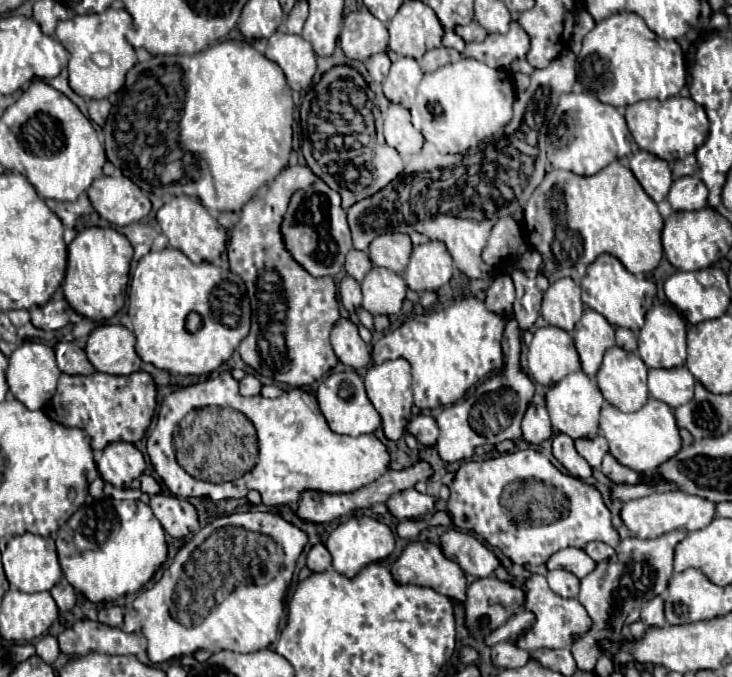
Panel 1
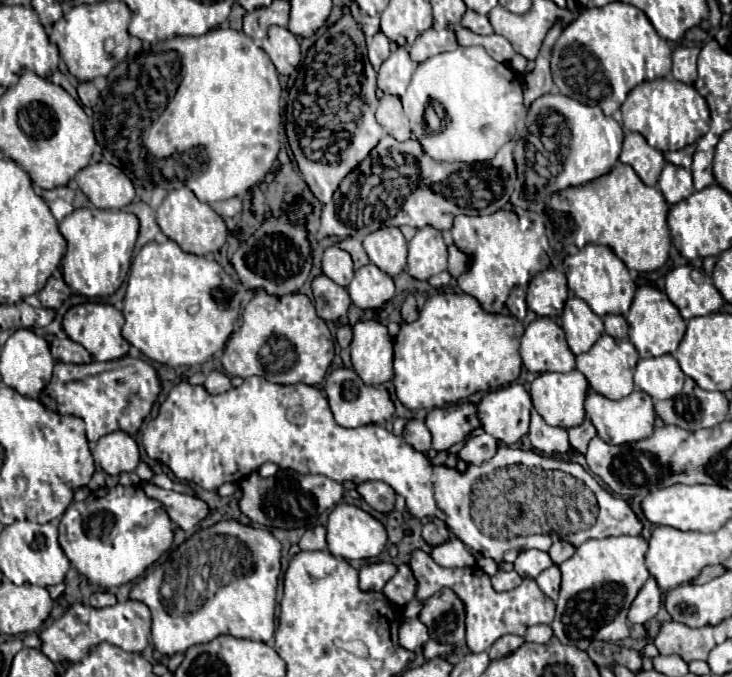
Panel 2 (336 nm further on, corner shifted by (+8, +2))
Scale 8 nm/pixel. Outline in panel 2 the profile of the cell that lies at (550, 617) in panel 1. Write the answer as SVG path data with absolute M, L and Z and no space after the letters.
M414 550L410 554L410 562L408 564L410 564L410 568L414 572L414 578L416 578L416 598L418 600L426 600L426 598L432 596L432 592L438 592L442 586L448 586L464 602L464 608L466 608L466 644L468 644L468 648L472 652L486 652L504 634L524 636L524 632L526 632L528 626L534 626L534 624L550 624L554 620L554 602L538 588L536 580L532 580L532 578L524 578L522 584L516 590L498 594L498 592L494 592L488 574L478 566L452 569L442 568L426 552L422 552L422 550Z

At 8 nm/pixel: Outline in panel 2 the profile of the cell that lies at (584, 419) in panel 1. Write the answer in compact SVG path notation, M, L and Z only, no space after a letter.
M544 372L538 374L530 386L530 396L532 396L532 404L538 410L538 414L544 418L546 424L550 426L560 426L560 428L572 428L578 426L584 420L584 398L588 392L588 380L578 372Z

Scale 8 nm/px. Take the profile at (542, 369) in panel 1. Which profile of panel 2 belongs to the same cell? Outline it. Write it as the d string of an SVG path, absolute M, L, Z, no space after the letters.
M536 318L534 322L530 322L526 326L526 332L522 336L520 354L522 354L524 366L534 374L574 370L574 354L570 352L568 344L566 344L566 336L564 336L562 328L552 318Z

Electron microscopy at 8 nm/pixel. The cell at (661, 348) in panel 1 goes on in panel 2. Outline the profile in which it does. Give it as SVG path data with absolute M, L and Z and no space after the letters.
M640 286L636 290L636 296L634 296L634 302L630 306L630 312L628 312L626 320L630 324L628 338L636 346L640 358L674 354L682 336L684 336L684 332L686 332L686 322L680 316L678 308L674 308L672 300L662 290L652 288L652 286Z

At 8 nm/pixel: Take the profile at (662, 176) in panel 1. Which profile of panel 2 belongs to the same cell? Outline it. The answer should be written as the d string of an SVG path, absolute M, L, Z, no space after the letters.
M630 132L624 138L620 162L630 164L636 170L636 174L642 178L644 184L656 186L658 184L658 176L660 176L662 166L664 166L666 160L664 160L660 150L652 148L650 144L646 144L642 134Z

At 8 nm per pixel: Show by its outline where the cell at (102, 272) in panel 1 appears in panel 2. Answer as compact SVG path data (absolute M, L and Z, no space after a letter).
M94 206L78 208L60 222L60 234L68 242L68 250L62 258L62 274L68 286L88 298L110 296L122 286L138 236L138 218L134 214Z

